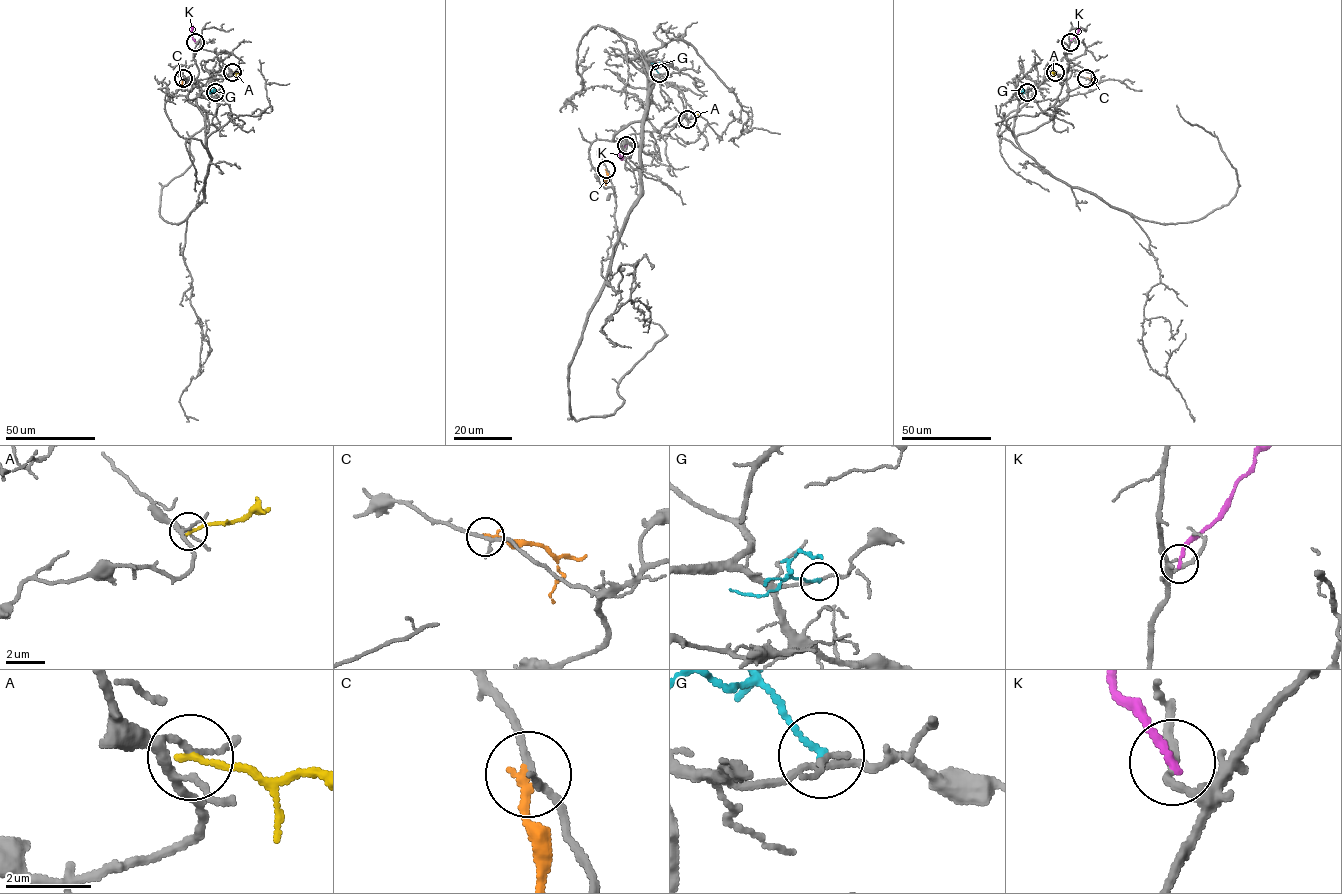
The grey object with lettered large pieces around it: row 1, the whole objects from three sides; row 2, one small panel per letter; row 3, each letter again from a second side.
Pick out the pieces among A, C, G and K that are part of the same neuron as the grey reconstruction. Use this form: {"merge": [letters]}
{"merge": []}

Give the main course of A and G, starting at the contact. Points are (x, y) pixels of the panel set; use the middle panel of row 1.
A: (687, 119), (700, 115)
G: (659, 73), (650, 67), (645, 69)

